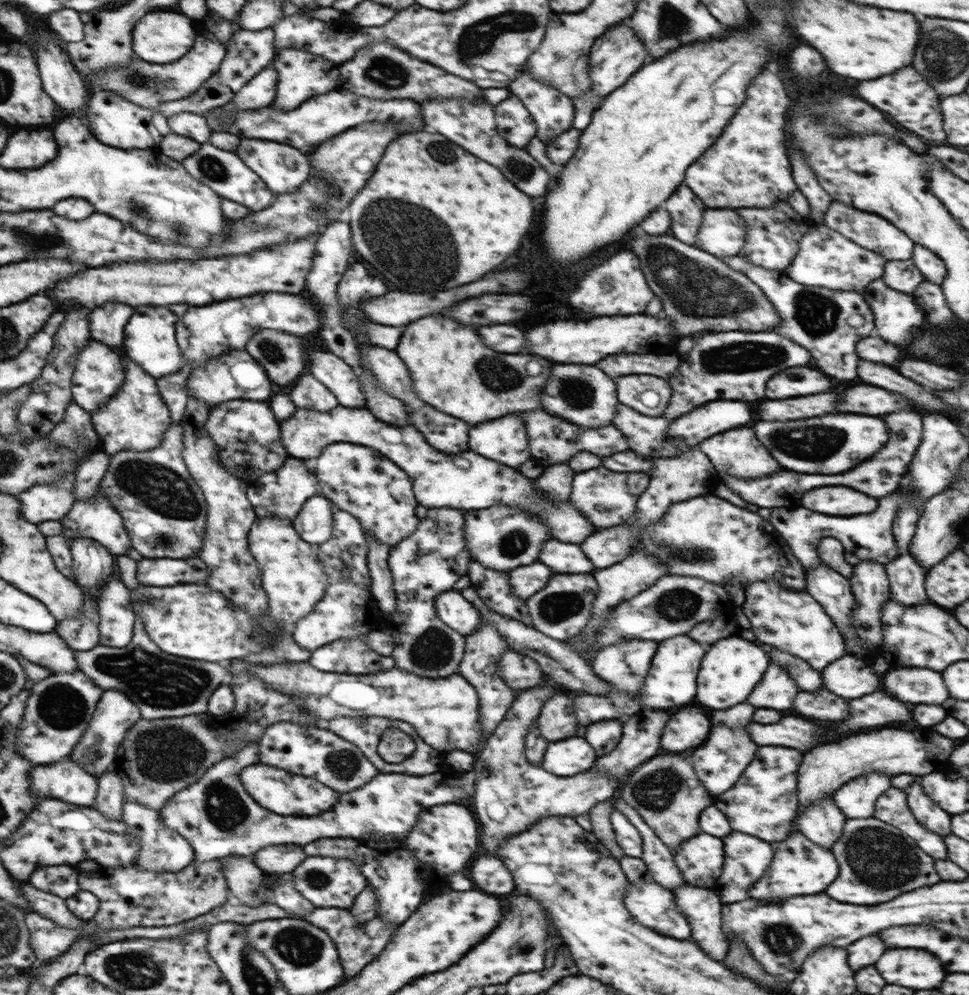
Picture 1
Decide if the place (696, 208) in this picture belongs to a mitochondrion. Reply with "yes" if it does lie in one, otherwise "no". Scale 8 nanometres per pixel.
no

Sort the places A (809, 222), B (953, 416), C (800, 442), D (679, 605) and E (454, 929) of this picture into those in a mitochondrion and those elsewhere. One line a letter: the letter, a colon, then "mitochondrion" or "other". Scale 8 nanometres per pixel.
A: other
B: other
C: mitochondrion
D: mitochondrion
E: other

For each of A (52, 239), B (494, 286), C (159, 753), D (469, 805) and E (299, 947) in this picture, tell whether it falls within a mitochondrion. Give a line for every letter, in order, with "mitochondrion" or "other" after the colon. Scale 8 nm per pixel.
A: mitochondrion
B: other
C: mitochondrion
D: other
E: mitochondrion

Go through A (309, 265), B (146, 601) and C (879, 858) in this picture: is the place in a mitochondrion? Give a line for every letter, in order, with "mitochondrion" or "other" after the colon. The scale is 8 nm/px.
A: other
B: mitochondrion
C: mitochondrion

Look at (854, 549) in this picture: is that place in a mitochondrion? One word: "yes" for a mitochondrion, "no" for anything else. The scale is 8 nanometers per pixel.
no

